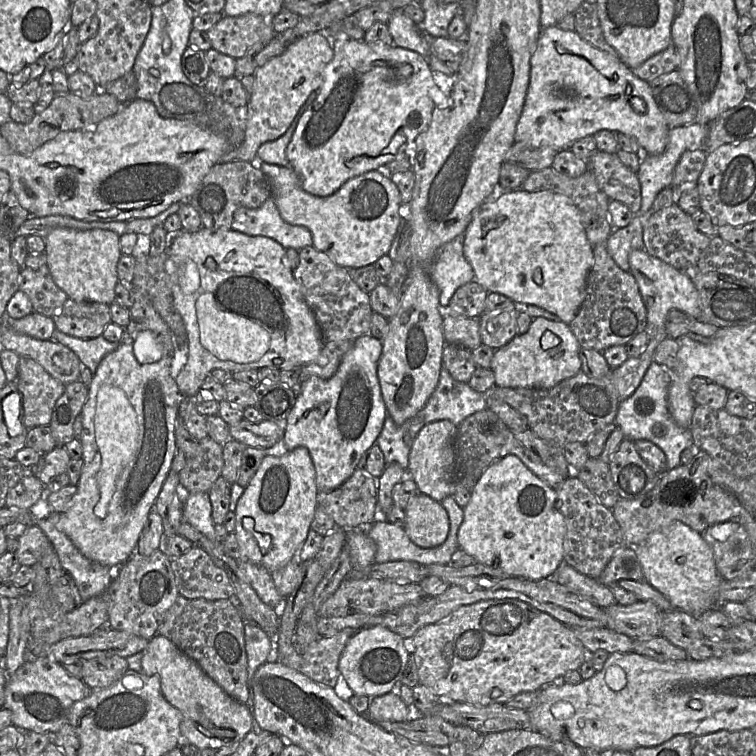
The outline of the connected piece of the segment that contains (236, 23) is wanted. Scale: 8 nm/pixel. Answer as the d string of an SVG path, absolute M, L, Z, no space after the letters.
M254 13L224 16L207 34L212 49L235 59L245 56L255 45L267 44L277 35L271 18Z

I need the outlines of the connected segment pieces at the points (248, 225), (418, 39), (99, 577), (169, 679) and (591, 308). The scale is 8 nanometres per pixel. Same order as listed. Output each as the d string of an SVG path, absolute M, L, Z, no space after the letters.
M272 196L258 208L237 209L231 230L250 236L269 237L286 250L300 250L313 245L313 237L309 229L284 221Z
M394 9L387 22L392 44L426 56L430 54L429 40L421 27L403 9Z
M51 512L47 516L37 519L35 521L35 525L38 526L50 540L59 556L62 568L73 579L82 603L84 603L85 601L101 595L108 590L114 580L114 568L94 563L83 556L72 541L63 532L57 529L56 523L58 521L59 514L60 513Z
M156 635L142 651L141 672L160 678L166 700L182 714L182 741L199 748L219 749L241 741L255 726L250 705L234 700L198 663L181 651L168 638Z
M607 242L592 246L594 263L587 280L585 298L574 319L568 324L582 348L603 352L611 346L625 346L637 334L645 332L647 311L641 297L636 279L630 272L625 272L614 262L607 250Z

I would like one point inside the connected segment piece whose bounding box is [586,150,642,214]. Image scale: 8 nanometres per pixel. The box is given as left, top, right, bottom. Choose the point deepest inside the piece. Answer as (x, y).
(618, 182)

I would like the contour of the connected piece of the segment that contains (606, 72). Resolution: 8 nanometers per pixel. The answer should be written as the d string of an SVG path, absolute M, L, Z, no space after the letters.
M557 25L543 28L530 59L530 80L516 127L515 143L533 148L569 149L575 141L593 136L600 130L634 137L643 149L642 157L645 157L664 151L671 127L656 103L649 82L637 77L618 55L597 49L574 30L562 30Z

